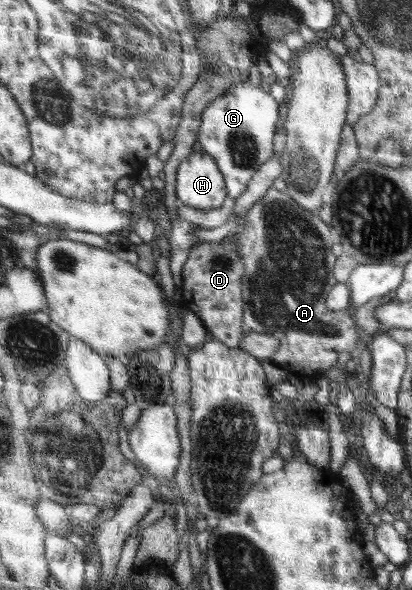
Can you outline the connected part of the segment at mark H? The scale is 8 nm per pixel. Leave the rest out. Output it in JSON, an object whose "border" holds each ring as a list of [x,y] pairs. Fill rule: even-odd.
{"border":[[[191,152],[177,169],[176,193],[185,206],[199,210],[220,208],[226,199],[224,178],[208,152]]]}

